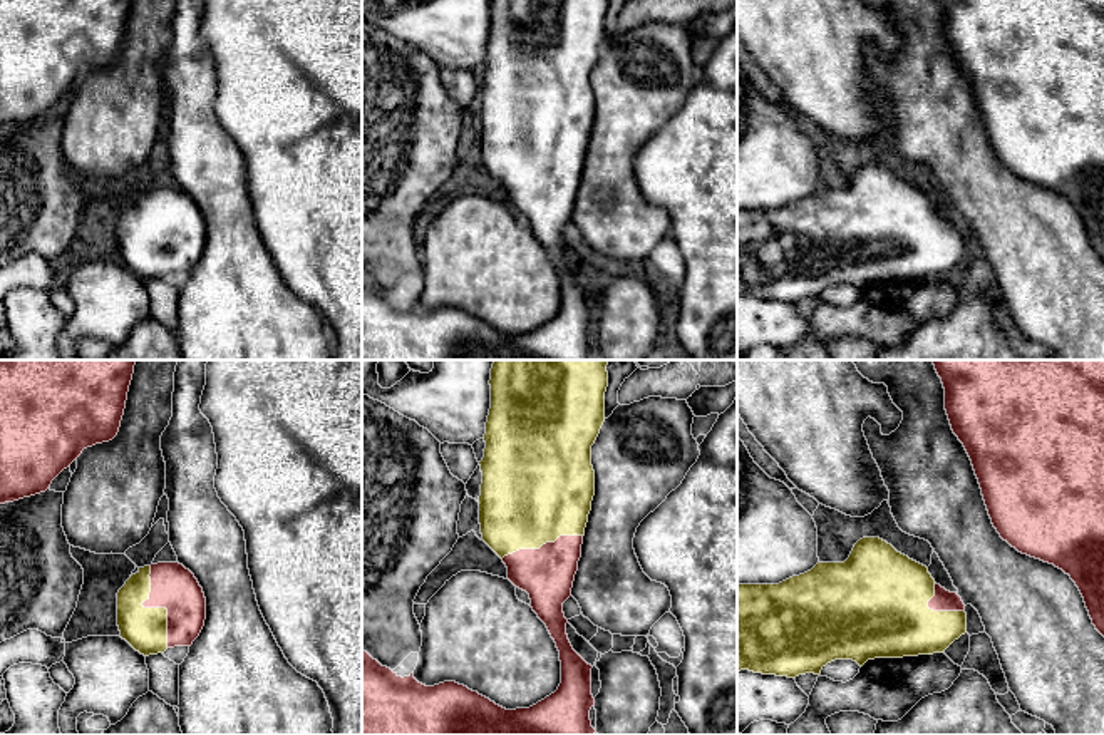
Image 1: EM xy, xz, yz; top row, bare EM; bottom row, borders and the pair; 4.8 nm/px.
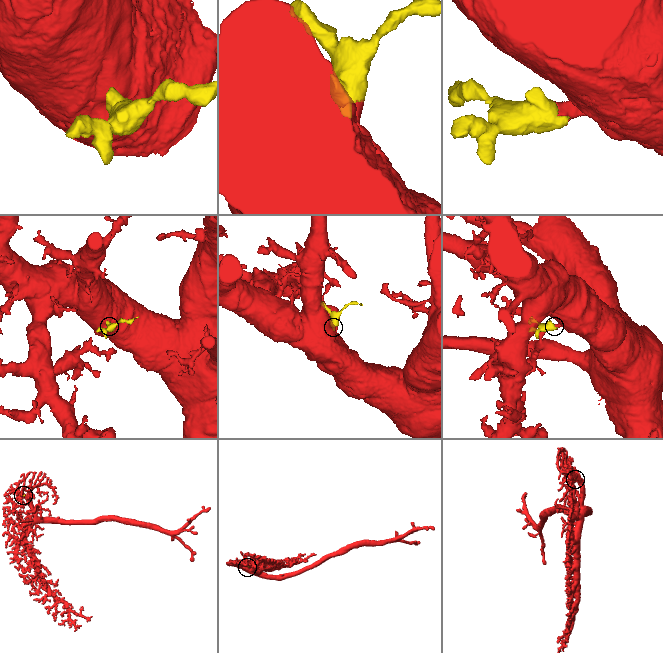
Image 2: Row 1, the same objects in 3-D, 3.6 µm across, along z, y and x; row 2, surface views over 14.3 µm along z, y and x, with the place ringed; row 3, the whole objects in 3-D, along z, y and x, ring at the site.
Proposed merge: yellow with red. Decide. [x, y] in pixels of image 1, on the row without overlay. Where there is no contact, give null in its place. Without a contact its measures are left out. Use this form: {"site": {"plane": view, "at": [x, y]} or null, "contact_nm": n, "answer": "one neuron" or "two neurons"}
{"site": {"plane": "xy", "at": [154, 233]}, "contact_nm": 400, "answer": "one neuron"}

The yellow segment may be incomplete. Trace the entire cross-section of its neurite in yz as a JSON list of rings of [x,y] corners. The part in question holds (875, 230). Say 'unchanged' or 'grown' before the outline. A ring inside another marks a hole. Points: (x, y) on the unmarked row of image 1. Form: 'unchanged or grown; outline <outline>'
grown; outline [[[880,162],[859,164],[844,188],[818,188],[779,209],[737,209],[737,296],[819,300],[834,285],[863,291],[874,283],[943,278],[965,258],[962,223]]]

